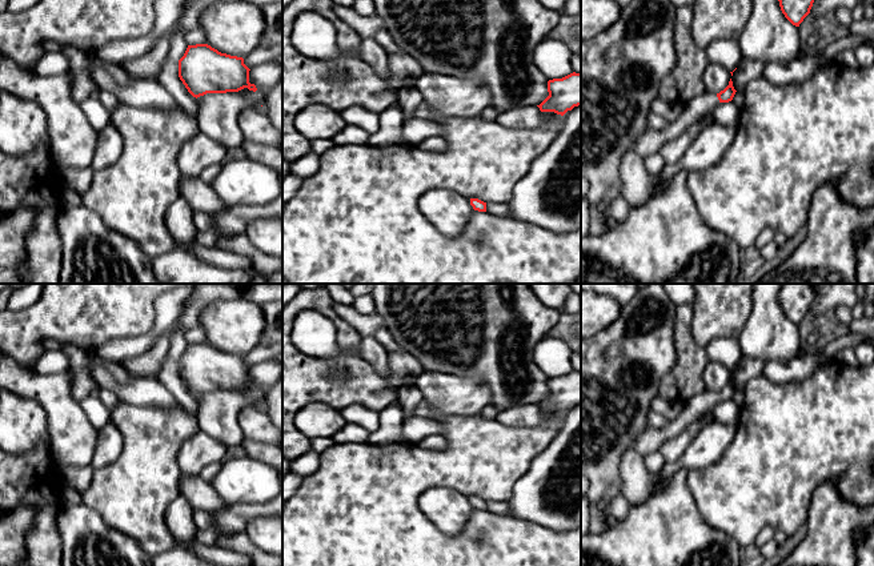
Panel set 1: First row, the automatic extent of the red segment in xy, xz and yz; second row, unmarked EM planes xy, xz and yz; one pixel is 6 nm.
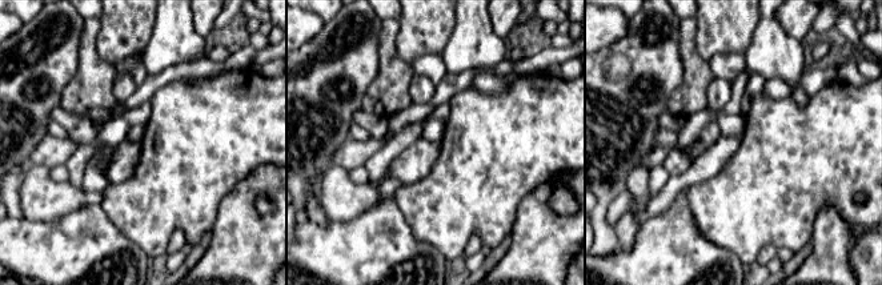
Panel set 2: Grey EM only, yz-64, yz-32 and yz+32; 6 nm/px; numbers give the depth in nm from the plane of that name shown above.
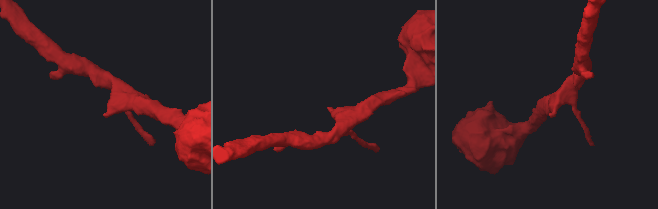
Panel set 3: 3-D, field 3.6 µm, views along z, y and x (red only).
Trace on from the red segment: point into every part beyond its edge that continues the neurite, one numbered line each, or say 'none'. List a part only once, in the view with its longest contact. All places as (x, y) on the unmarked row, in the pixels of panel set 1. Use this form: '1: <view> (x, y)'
1: yz (650, 440)

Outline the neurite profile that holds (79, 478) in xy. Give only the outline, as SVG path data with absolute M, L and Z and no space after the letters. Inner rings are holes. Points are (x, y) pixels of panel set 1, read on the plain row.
M57 466L57 471L61 478L63 486L71 486L83 494L91 485L93 470L92 467L72 467L72 466Z

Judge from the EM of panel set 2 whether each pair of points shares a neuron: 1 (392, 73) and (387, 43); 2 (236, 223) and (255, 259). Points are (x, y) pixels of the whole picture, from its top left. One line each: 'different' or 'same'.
1: same
2: same

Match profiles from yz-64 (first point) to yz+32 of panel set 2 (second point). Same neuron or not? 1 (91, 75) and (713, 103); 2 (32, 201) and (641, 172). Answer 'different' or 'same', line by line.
1: different
2: same

